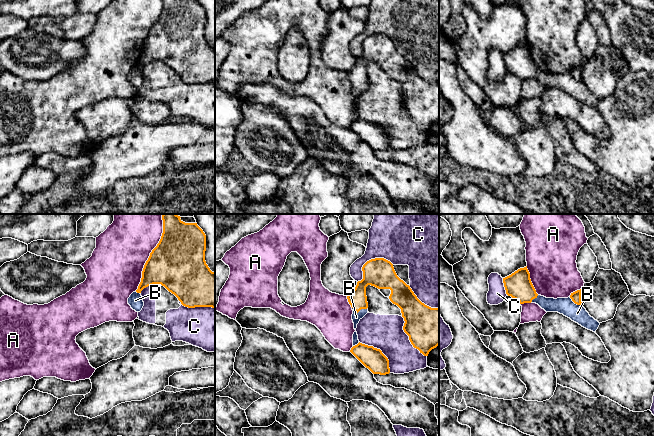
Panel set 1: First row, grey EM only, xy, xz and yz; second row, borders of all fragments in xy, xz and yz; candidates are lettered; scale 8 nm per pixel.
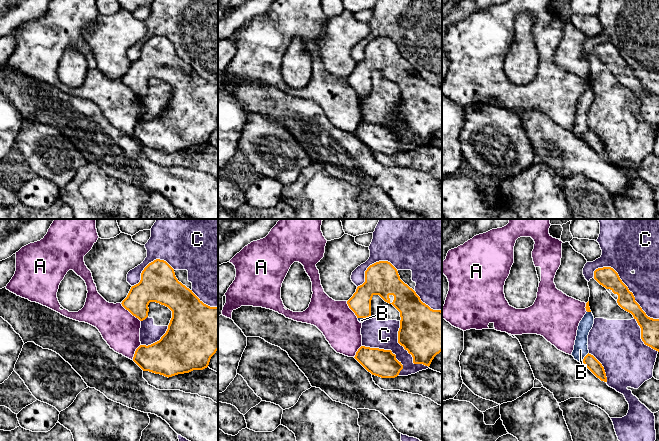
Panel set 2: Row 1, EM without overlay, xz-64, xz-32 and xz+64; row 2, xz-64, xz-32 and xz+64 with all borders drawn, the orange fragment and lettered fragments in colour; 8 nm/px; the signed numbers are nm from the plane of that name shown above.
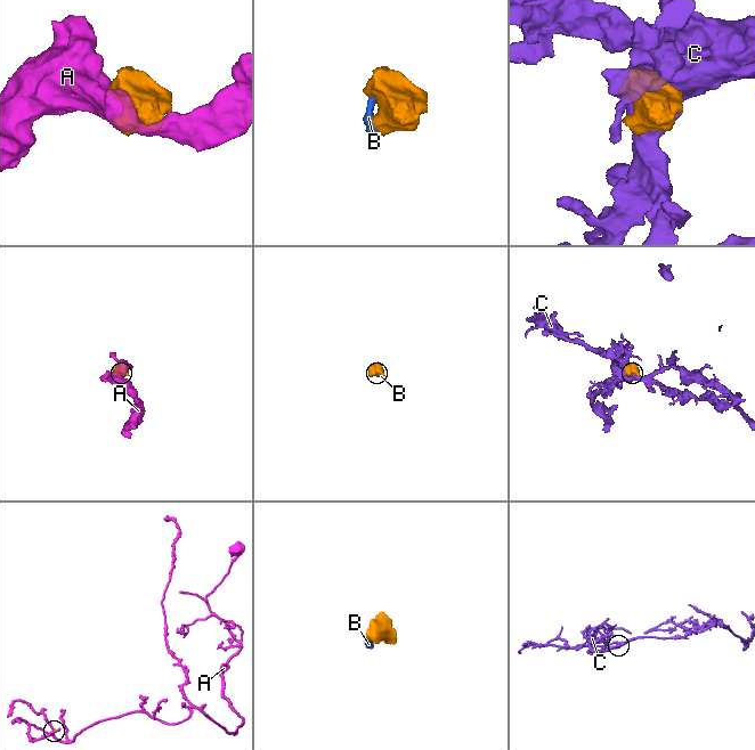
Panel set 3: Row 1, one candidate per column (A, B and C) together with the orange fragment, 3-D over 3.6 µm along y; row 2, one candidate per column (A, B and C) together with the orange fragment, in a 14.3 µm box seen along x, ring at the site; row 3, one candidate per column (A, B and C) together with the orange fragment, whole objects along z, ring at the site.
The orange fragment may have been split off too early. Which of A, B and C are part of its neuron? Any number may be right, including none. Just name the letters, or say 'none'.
B

